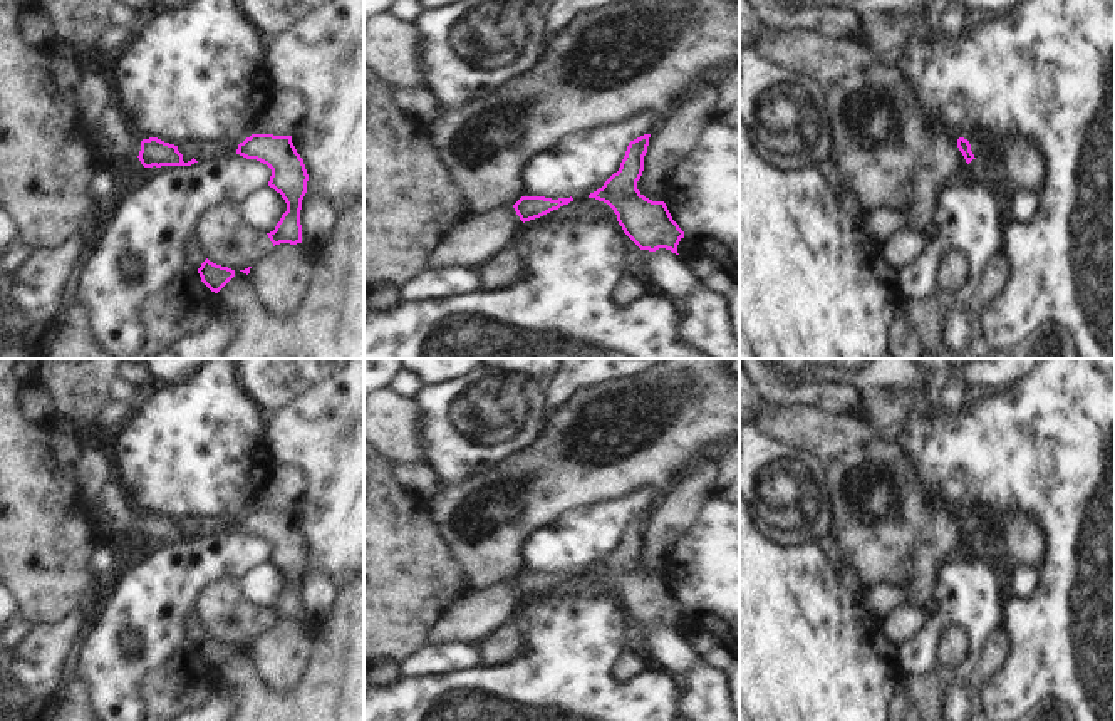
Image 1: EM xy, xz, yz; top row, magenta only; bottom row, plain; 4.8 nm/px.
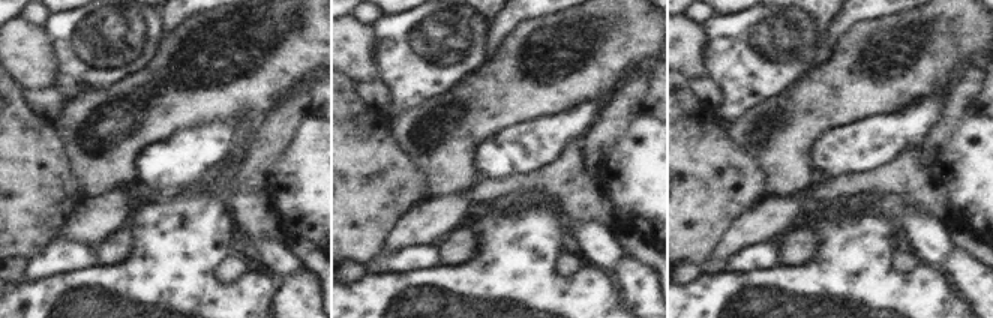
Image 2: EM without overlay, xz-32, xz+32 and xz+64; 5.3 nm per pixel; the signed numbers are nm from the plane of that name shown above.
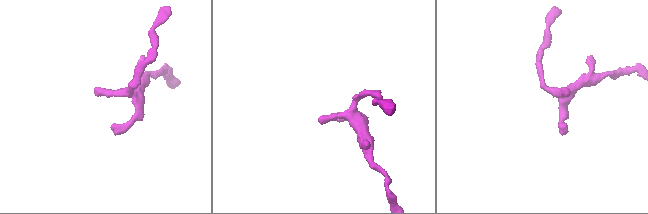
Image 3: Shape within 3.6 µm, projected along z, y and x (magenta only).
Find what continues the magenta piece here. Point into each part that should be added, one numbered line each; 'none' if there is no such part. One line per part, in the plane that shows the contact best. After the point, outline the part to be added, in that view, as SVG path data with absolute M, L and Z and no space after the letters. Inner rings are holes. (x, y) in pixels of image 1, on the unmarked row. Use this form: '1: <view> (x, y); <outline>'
1: yz (978, 522); M971 513L967 516L971 520L971 526L974 533L979 533L986 525L989 525L988 518L979 513Z

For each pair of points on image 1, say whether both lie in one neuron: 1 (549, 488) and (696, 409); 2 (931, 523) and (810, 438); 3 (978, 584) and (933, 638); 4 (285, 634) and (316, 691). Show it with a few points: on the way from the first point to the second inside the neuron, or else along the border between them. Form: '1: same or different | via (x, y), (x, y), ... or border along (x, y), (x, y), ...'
1: same | via (586, 468), (604, 468), (627, 460), (659, 438)
2: same | via (899, 490), (891, 470), (864, 466), (844, 446)
3: same | via (964, 597), (938, 624)
4: different | border along (311, 632), (304, 676), (290, 688), (272, 689)

